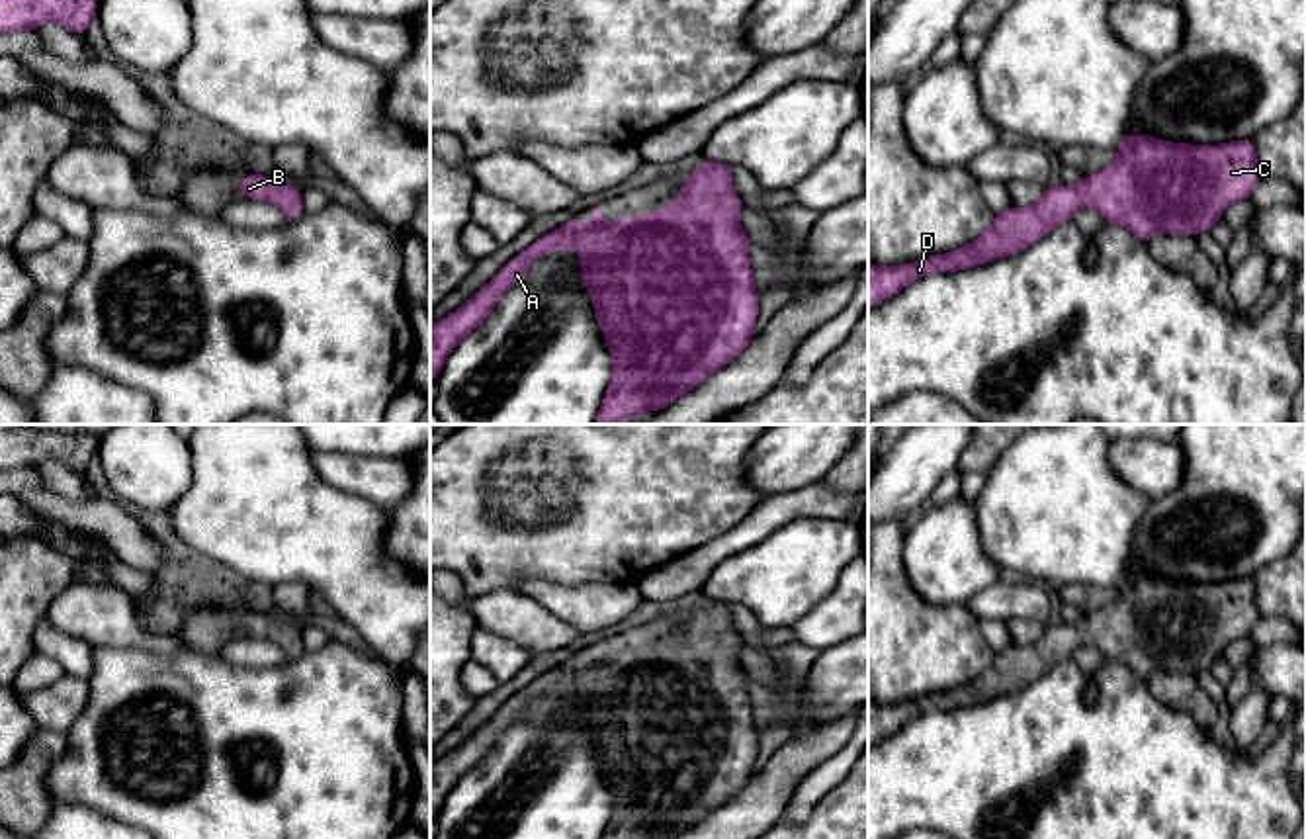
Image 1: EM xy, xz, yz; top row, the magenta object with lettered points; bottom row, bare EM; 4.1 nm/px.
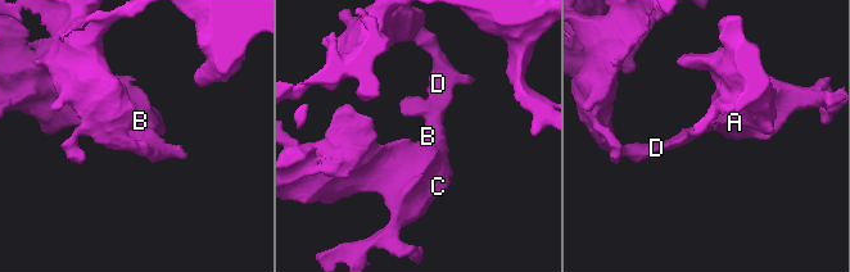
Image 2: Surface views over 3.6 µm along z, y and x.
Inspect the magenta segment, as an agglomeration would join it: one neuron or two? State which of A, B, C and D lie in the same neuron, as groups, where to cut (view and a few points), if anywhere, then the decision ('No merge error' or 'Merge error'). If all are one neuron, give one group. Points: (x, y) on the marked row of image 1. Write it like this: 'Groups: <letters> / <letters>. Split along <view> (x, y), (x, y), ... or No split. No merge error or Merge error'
Groups: A B C D. No split. No merge error

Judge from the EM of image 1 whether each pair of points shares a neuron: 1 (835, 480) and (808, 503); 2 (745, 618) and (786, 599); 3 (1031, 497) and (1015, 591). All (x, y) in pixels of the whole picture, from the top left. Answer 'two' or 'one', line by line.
1: two
2: two
3: two

